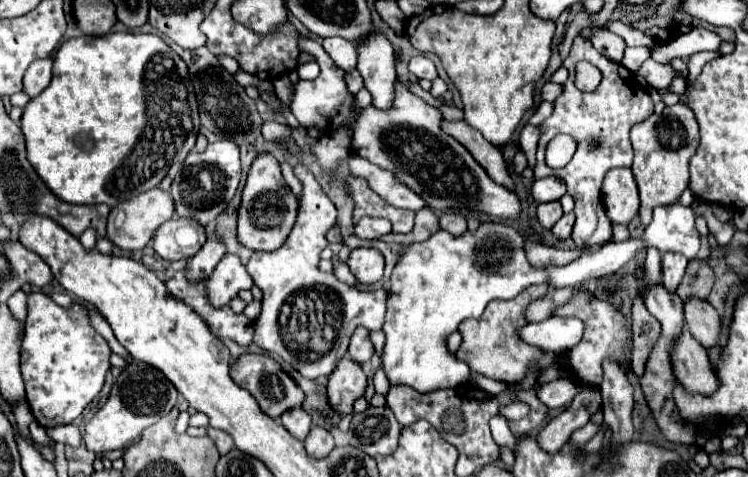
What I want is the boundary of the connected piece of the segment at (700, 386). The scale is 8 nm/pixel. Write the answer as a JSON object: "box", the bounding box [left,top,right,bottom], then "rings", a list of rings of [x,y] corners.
{"box":[672,330,720,396],"rings":[[[686,330],[676,340],[672,352],[672,366],[678,382],[688,388],[690,394],[710,396],[720,384],[716,370],[710,364],[708,352],[696,340],[692,340],[692,334]]]}

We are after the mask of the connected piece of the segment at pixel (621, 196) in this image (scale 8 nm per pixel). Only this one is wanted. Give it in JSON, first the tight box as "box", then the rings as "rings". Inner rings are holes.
{"box":[602,168,638,224],"rings":[[[614,168],[602,184],[606,214],[614,224],[628,224],[638,214],[638,188],[630,168]]]}

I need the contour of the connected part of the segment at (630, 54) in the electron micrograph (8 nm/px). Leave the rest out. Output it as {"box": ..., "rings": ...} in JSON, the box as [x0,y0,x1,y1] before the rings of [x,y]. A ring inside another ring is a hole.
{"box":[622,46,652,72],"rings":[[[638,46],[638,48],[624,48],[624,58],[622,58],[622,64],[636,72],[640,68],[640,64],[646,60],[646,58],[651,57],[652,49],[644,46]]]}

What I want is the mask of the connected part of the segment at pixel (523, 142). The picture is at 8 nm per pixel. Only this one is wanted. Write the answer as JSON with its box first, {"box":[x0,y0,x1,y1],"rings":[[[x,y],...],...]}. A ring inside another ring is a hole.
{"box":[520,126,538,168],"rings":[[[524,126],[520,132],[520,146],[528,158],[528,168],[536,166],[536,144],[538,144],[538,126]]]}

